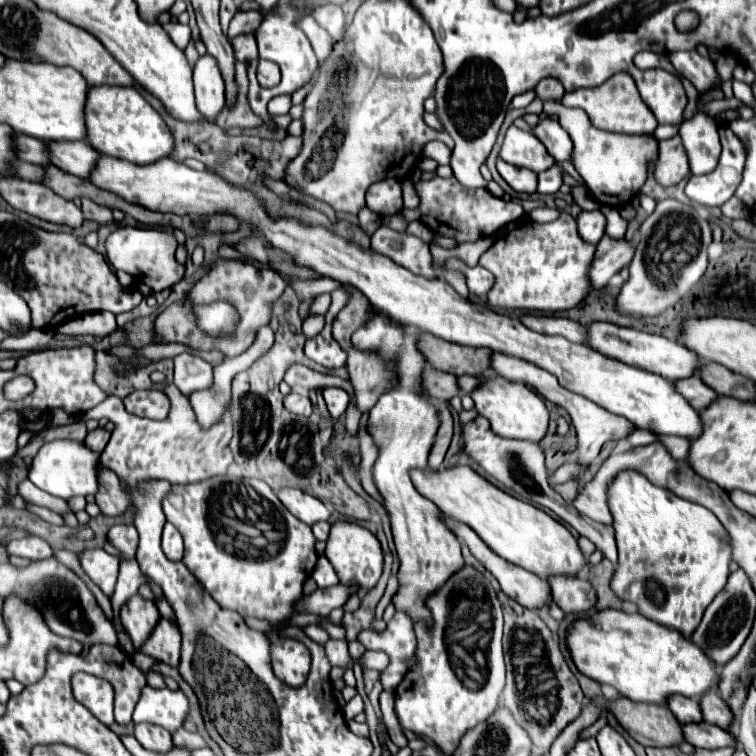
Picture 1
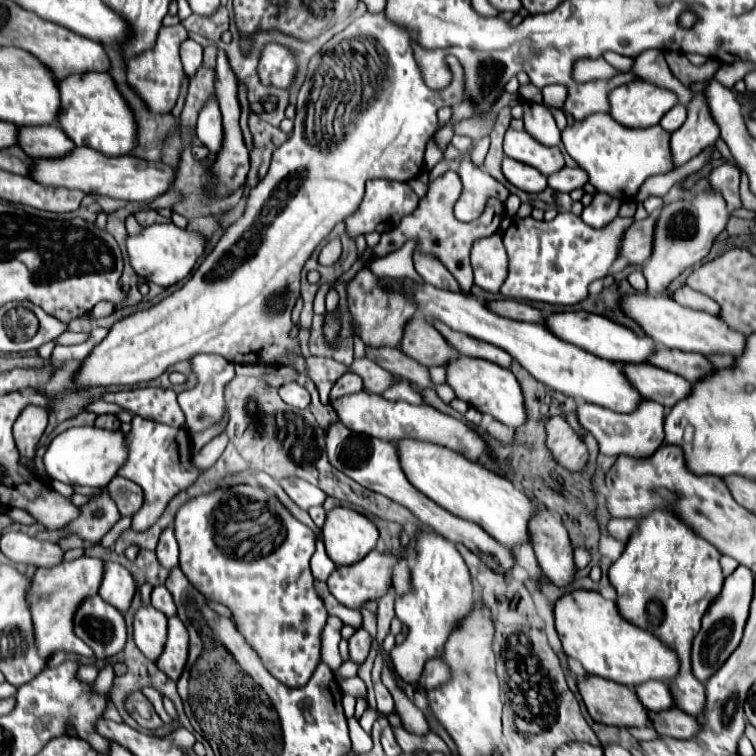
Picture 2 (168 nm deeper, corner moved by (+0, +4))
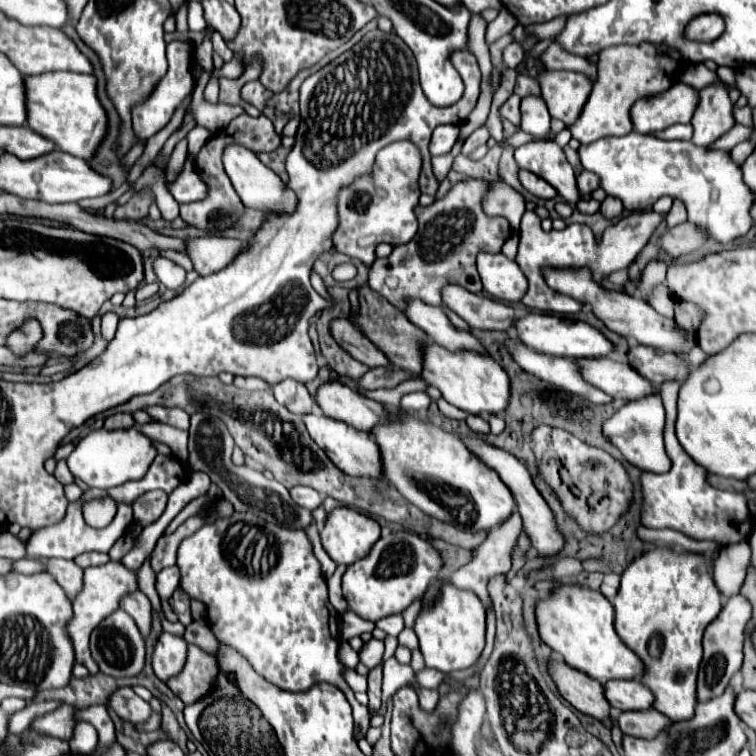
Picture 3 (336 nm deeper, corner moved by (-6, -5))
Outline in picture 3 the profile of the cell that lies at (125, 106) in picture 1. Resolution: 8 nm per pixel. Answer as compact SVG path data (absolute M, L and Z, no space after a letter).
M41 73L25 77L27 125L55 143L59 151L91 159L107 131L107 115L95 93L95 77L83 73Z

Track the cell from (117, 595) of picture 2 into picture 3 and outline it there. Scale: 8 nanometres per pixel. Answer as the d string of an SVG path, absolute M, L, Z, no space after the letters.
M135 591L135 593L129 593L123 601L121 601L121 607L135 617L141 633L147 637L151 633L151 623L153 623L153 617L151 617L151 603L147 599L145 593L141 591Z

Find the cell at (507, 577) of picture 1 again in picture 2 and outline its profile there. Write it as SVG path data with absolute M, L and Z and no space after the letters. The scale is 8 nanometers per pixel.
M341 422L333 424L327 432L327 454L329 454L329 462L341 470L343 474L347 474L349 478L353 478L357 484L361 484L367 490L373 490L377 494L387 496L389 500L405 506L407 510L411 510L421 524L427 524L429 528L435 528L441 536L447 536L447 540L451 542L459 542L465 544L473 554L477 554L493 572L509 576L513 566L515 566L515 558L513 552L505 546L501 546L499 542L495 542L495 538L491 538L479 524L463 520L447 510L443 510L439 504L435 504L433 500L429 500L427 496L423 496L417 488L411 486L411 482L407 480L407 476L403 474L401 466L399 466L399 452L397 446L391 442L383 442L379 438L373 436L363 436L357 432L351 432L349 428L345 428Z

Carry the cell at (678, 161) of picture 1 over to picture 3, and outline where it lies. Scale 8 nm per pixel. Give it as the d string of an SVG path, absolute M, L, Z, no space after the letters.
M721 79L703 87L699 91L699 97L699 107L691 119L691 125L695 129L691 141L695 145L709 147L735 125L733 103L729 99L729 87Z

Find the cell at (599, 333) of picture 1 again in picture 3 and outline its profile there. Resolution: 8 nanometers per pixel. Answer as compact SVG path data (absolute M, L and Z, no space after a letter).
M527 313L523 317L515 319L515 333L517 339L523 341L529 349L541 351L545 355L555 355L555 357L571 357L571 359L581 359L581 357L601 357L613 351L613 345L591 325L581 323L581 321L571 321L555 315L543 315L543 313Z

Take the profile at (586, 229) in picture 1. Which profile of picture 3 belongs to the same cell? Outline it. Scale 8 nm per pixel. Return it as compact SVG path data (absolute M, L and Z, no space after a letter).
M607 197L607 199L601 203L601 213L603 213L605 217L609 217L609 219L617 217L621 211L623 211L623 205L621 205L621 199L617 199L617 197Z

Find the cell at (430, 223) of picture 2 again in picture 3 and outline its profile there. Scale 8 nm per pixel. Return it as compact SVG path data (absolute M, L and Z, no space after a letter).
M467 179L461 183L455 183L449 193L443 199L437 199L433 205L429 207L421 207L417 205L415 215L419 221L419 231L417 235L405 243L405 245L397 245L393 247L393 253L387 259L375 259L371 269L369 269L369 287L373 291L377 291L379 295L383 295L391 305L397 305L401 311L405 309L405 299L413 297L413 299L421 299L429 305L441 305L441 289L449 283L461 285L467 291L473 293L481 293L481 279L475 267L475 259L479 253L499 253L503 243L511 237L511 225L505 217L489 217L483 213L483 193L487 191L487 183L485 179Z

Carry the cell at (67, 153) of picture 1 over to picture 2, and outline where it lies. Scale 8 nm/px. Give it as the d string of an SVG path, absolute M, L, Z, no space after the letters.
M19 128L19 146L35 158L63 158L75 144L59 128Z

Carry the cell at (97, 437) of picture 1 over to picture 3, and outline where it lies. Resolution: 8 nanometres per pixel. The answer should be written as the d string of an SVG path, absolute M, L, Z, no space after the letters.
M113 413L105 419L105 429L129 429L135 425L135 419L131 413Z

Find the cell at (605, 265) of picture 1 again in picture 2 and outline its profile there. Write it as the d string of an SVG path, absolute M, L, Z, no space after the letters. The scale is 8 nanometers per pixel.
M655 216L641 222L633 222L621 236L619 256L629 262L629 266L641 266L651 254L651 228L655 224Z

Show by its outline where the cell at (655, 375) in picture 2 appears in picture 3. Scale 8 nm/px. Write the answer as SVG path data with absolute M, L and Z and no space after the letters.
M585 357L577 359L577 365L581 367L581 377L589 385L601 389L613 399L635 401L637 397L645 397L645 393L659 391L627 363L619 363L609 357Z

